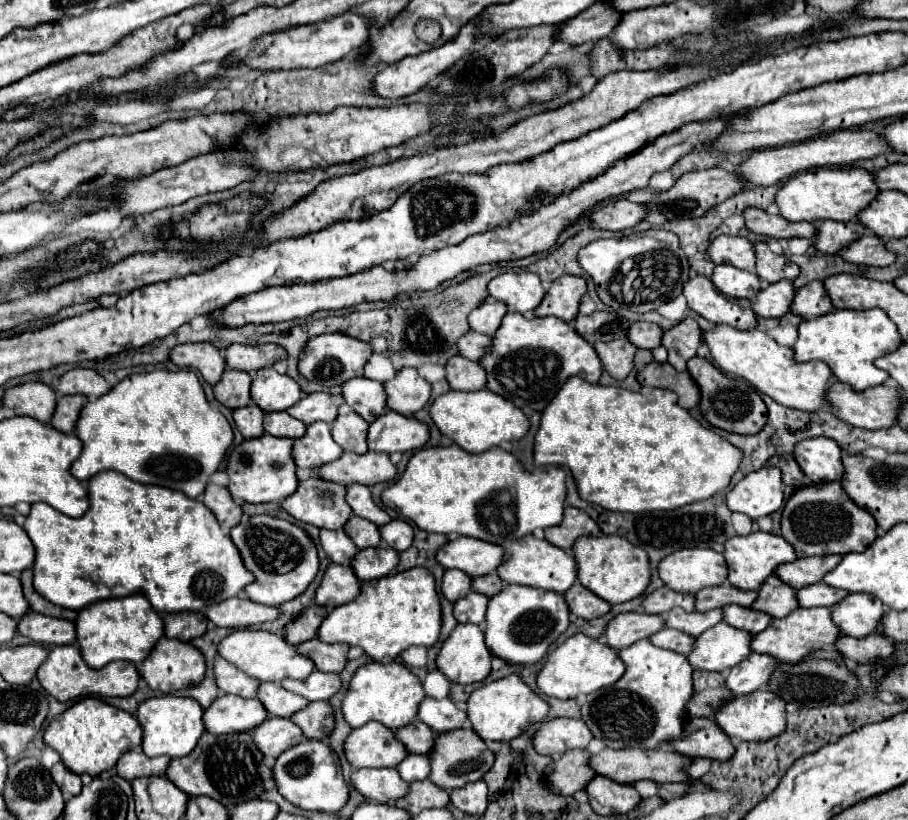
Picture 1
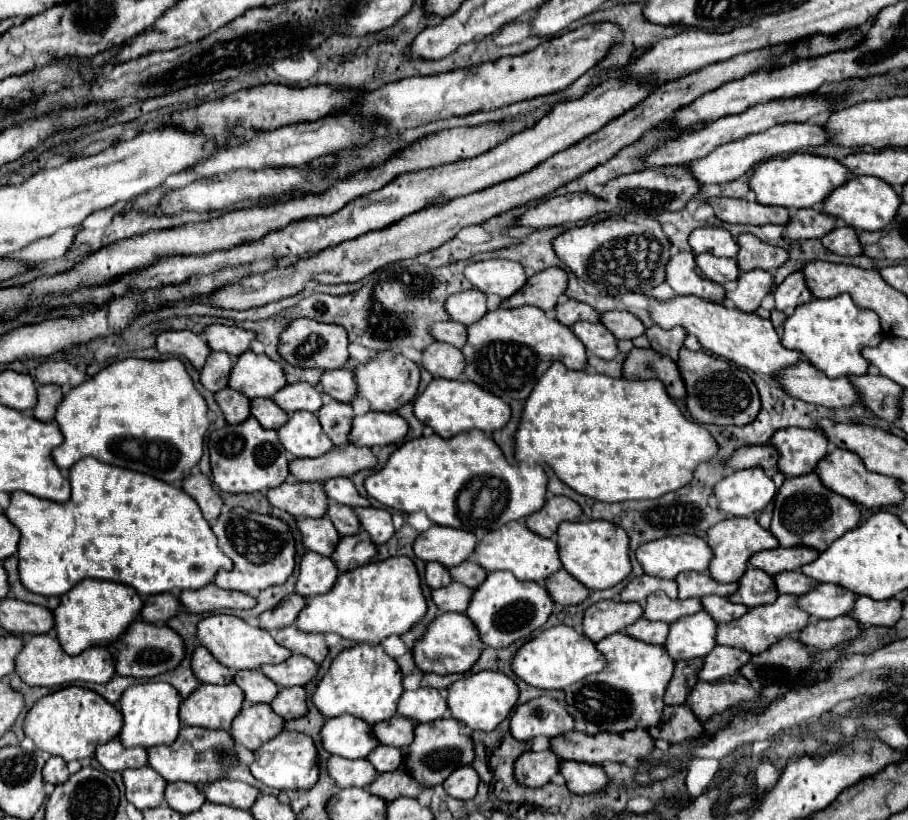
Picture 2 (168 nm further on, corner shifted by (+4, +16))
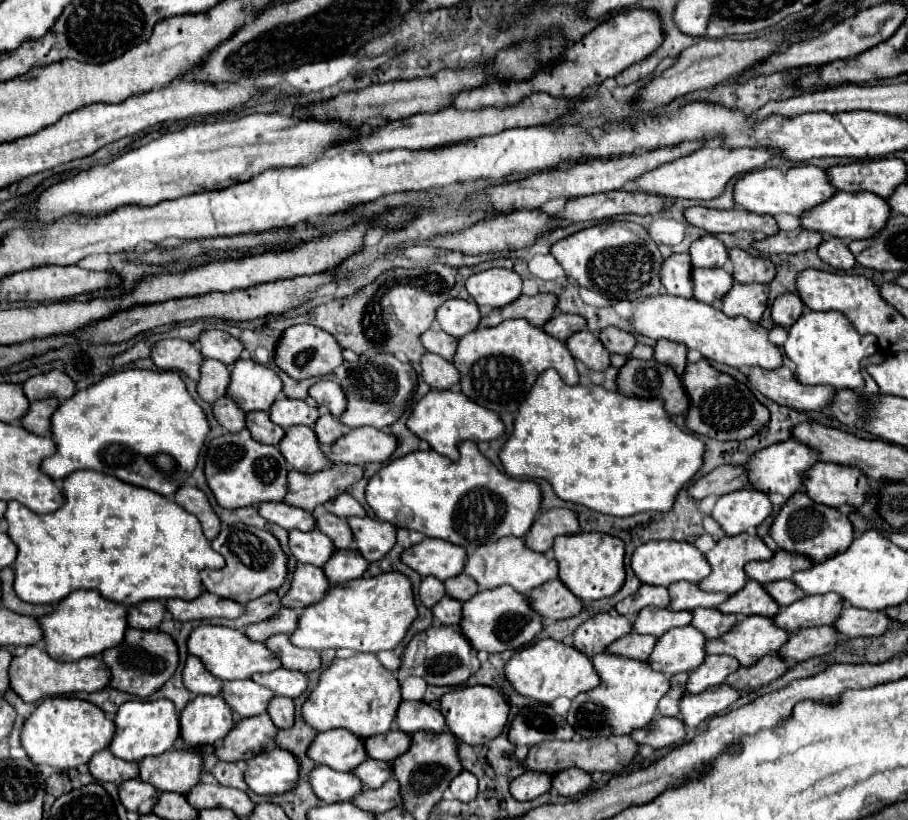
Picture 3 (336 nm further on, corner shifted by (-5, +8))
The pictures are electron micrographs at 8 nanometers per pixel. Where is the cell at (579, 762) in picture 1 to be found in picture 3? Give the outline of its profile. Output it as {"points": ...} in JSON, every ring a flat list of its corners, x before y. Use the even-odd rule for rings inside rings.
{"points":[[524,772,512,780,510,792,516,800,526,802,546,794,552,788,552,776,548,772]]}

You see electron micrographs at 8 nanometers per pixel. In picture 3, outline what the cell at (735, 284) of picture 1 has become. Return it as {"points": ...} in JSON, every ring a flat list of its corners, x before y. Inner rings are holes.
{"points":[[696,268,692,270,692,280,694,280,694,296,700,302,712,304,718,298,724,298,728,290,732,288,734,280,732,274,724,268]]}

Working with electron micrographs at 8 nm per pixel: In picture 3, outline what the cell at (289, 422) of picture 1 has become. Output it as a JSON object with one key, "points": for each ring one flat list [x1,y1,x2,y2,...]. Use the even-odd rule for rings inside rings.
{"points":[[248,412,246,414,246,428,252,432,254,440,258,440,262,444,278,444,286,432,270,420,268,412]]}

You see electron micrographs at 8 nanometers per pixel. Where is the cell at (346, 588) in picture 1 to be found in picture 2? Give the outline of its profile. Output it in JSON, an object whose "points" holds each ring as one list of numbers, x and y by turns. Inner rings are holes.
{"points":[[305,552,299,564,299,576,295,582,295,594,309,598,315,594,323,594,333,588,339,572,331,558,319,556,315,552]]}

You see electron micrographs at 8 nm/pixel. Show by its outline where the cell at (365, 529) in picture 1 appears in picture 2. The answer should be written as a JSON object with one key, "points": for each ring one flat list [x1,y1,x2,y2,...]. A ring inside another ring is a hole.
{"points":[[329,502,327,516,329,516,329,520,333,522,333,526,337,528,339,536,357,534,357,532,361,530,361,528,359,528,359,520,355,520,355,512,353,512,351,508,347,508,347,506]]}

